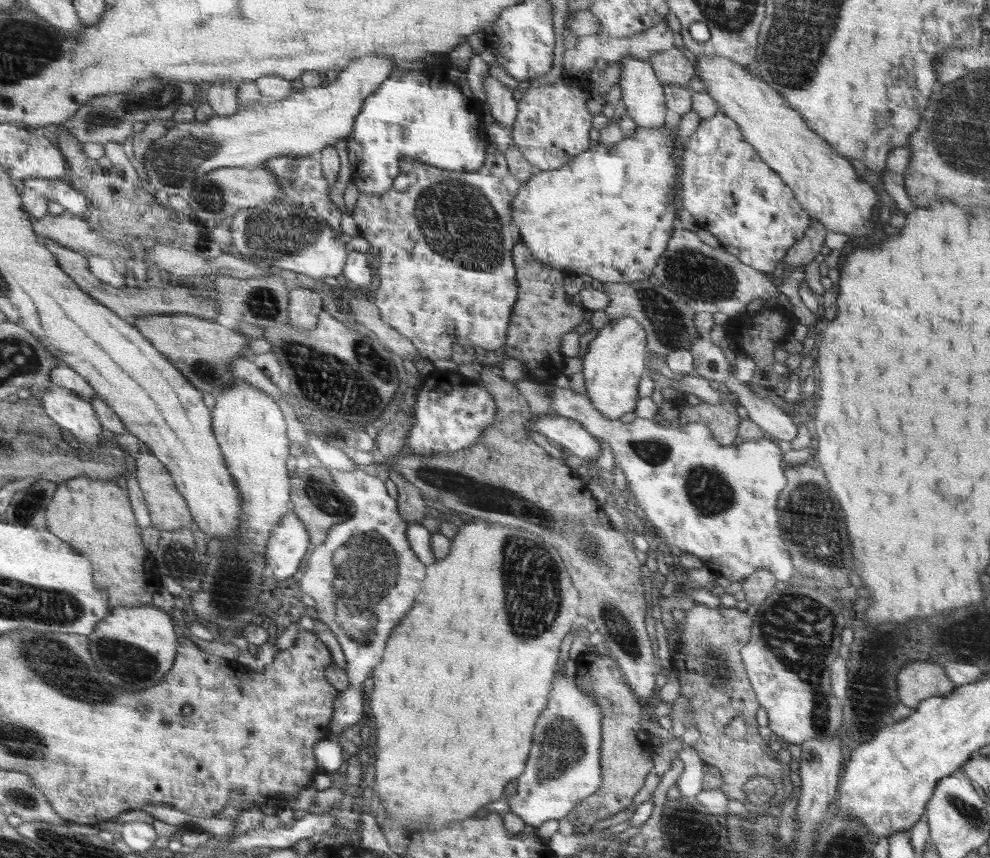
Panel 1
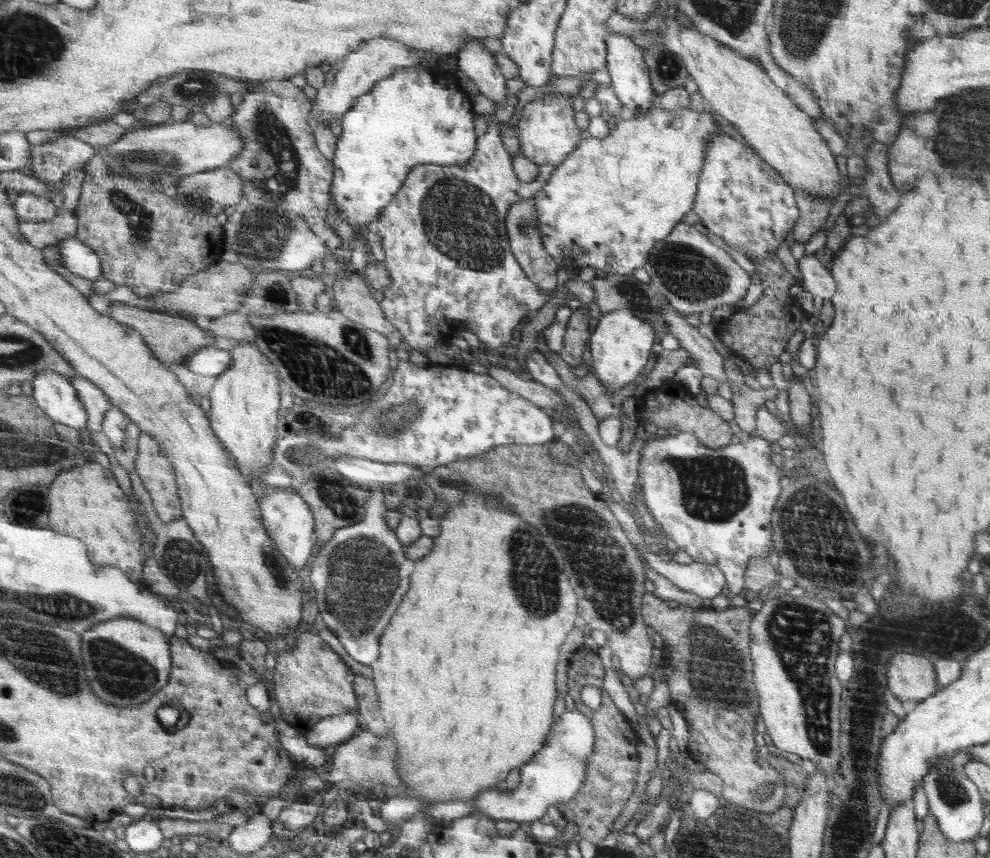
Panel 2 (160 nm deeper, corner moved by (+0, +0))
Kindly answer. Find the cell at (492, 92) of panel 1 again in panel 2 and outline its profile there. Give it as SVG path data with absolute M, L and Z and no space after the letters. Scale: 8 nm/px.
M482 40L466 42L457 53L457 67L460 75L466 75L478 86L481 94L502 109L507 99L506 79L501 74L494 54L482 44Z

